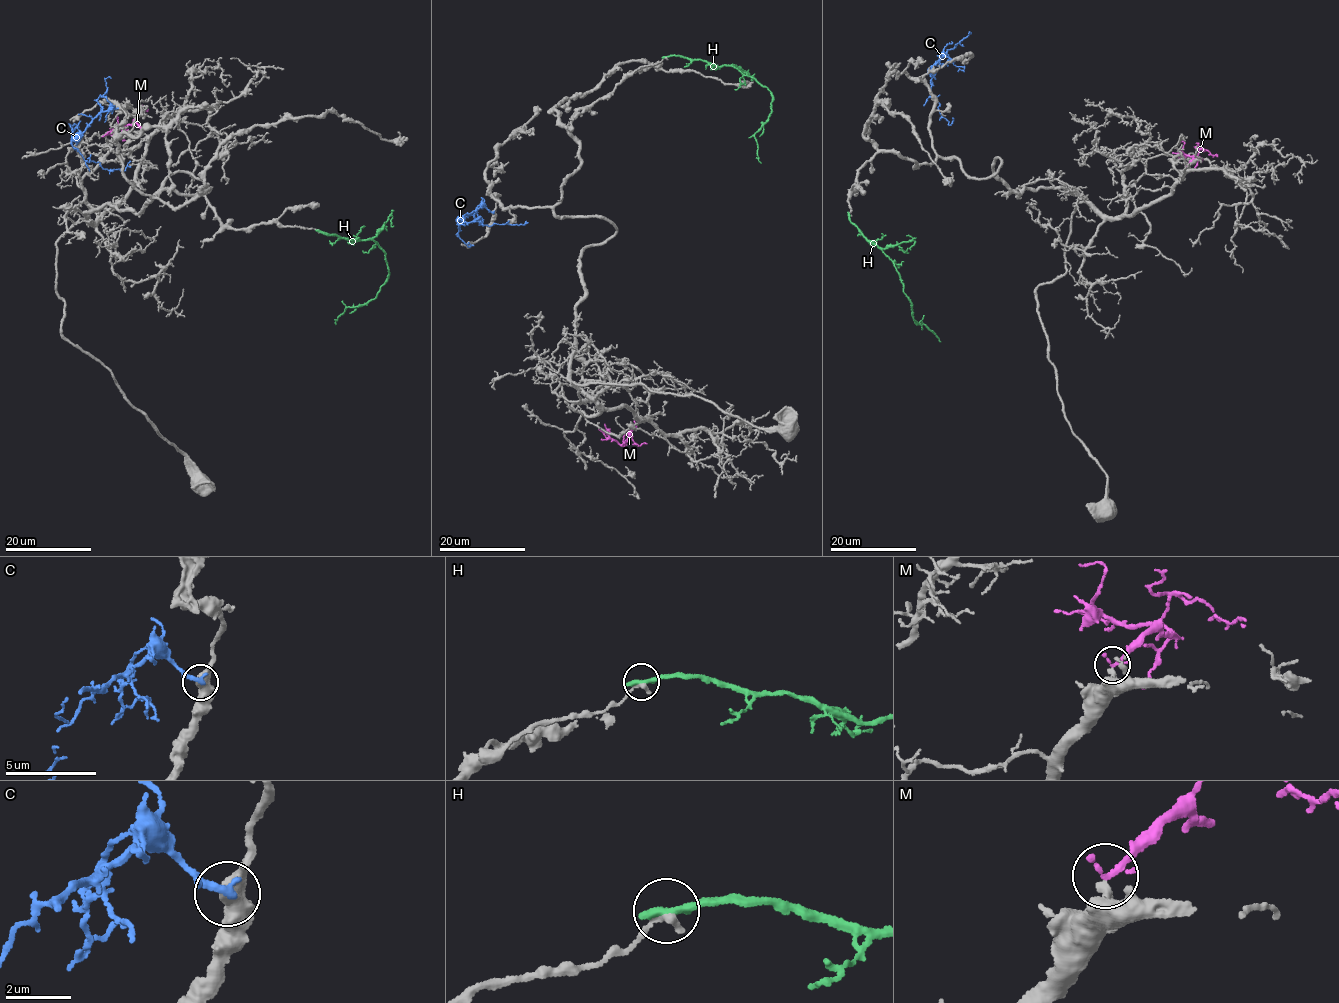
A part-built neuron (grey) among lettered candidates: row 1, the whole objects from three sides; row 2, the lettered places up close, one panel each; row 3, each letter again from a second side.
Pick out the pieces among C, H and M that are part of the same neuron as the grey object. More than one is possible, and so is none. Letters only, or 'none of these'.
M

